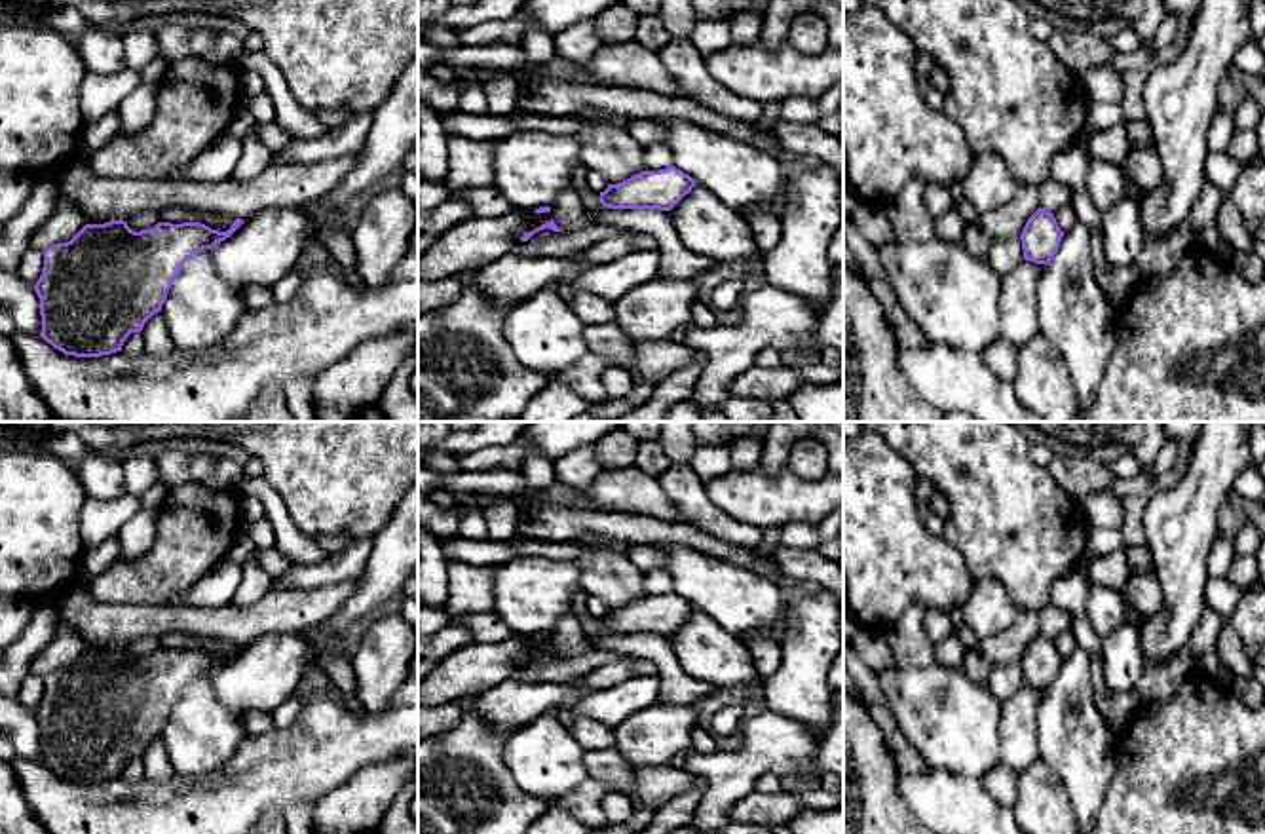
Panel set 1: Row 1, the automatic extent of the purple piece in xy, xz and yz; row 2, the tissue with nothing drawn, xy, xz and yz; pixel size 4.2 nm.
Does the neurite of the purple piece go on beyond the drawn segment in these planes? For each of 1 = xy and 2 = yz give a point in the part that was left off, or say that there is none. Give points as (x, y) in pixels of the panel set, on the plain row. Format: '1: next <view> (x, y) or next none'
1: next none
2: next none

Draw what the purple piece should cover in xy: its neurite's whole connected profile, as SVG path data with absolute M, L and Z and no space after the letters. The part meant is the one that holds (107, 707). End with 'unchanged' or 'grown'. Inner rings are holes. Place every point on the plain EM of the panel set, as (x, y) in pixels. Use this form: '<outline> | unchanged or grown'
M236 644L226 657L201 648L158 648L135 657L125 646L85 650L70 667L44 676L42 701L34 711L40 724L40 762L65 781L101 783L122 777L131 758L161 737L167 718L184 688L230 663L245 646Z | unchanged

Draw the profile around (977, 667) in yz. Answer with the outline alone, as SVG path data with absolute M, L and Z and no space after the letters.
M978 648L967 650L963 669L974 682L986 682L991 663L982 655Z

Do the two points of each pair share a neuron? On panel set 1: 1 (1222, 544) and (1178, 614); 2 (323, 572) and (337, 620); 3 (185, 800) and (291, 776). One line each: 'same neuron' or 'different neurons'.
1: different neurons
2: different neurons
3: same neuron

